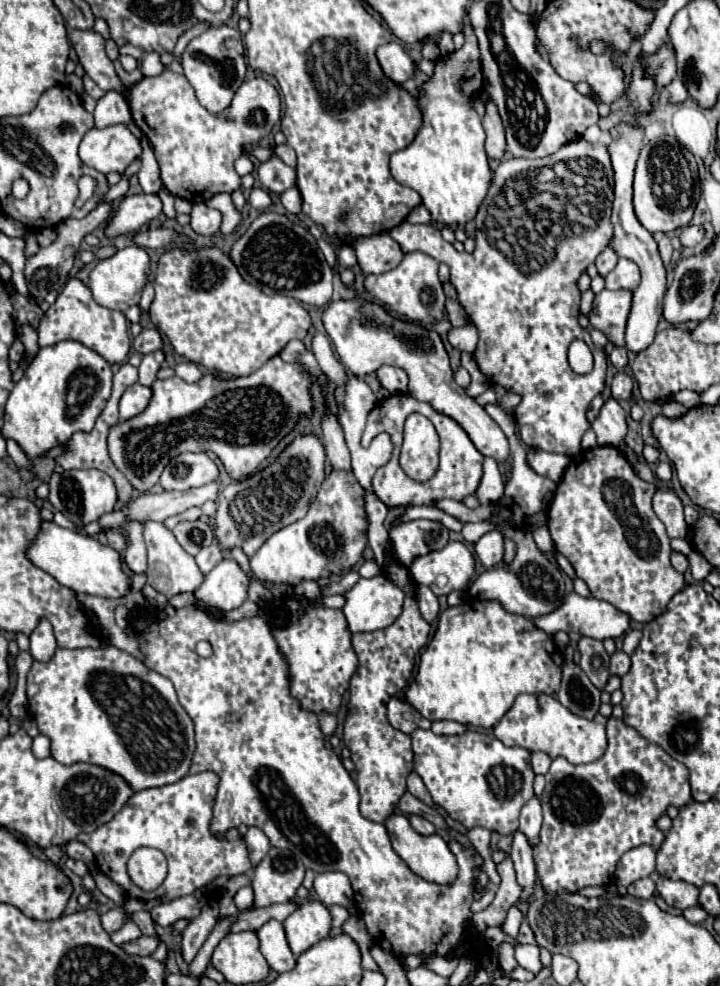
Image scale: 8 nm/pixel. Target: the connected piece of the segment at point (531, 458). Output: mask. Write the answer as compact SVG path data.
M529 450L527 452L527 464L541 476L551 478L553 482L561 480L561 474L565 472L565 466L569 464L567 456L551 454L543 450Z

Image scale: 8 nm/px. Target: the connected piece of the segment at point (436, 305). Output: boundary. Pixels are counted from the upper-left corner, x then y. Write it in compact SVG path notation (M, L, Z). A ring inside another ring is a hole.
M411 252L405 254L405 258L399 262L395 270L389 270L379 276L367 276L365 288L375 296L377 302L381 302L393 314L405 316L413 322L433 324L437 320L443 320L445 312L445 294L437 276L437 268L439 264L431 256L423 252Z

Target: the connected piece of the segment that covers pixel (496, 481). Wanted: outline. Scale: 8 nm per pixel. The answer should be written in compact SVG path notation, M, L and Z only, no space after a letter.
M485 458L485 464L483 464L483 480L481 480L481 486L477 490L477 498L481 504L495 504L501 494L503 494L503 478L499 474L499 468L497 468L497 462L493 458Z

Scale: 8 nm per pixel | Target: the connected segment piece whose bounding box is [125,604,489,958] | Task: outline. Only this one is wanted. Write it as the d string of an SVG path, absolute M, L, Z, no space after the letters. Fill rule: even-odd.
M191 604L191 606L185 606L185 608L179 608L175 616L159 616L157 610L151 610L151 608L143 608L147 618L149 618L149 624L143 628L143 630L135 630L131 624L125 628L125 634L127 636L133 636L137 642L139 642L139 648L145 656L145 666L149 666L151 670L163 674L165 678L169 678L173 684L175 684L175 690L177 690L177 696L179 696L179 702L181 706L185 708L185 712L189 714L189 718L193 720L195 724L195 742L197 742L197 748L195 748L195 754L193 754L193 762L191 762L191 768L189 772L191 774L199 774L199 772L205 772L205 770L211 770L219 776L219 790L217 790L217 798L215 798L215 806L213 806L213 820L211 820L211 834L215 838L223 838L225 832L233 826L257 826L261 828L269 842L275 846L275 848L281 848L281 850L291 850L303 864L305 868L311 868L313 872L329 872L329 870L339 870L339 872L345 872L351 880L351 886L353 886L353 892L355 892L355 904L359 906L359 914L361 918L365 920L367 924L367 930L371 932L371 938L389 954L393 954L395 958L399 956L409 956L409 954L425 954L425 956L447 956L447 954L457 954L457 956L475 956L475 958L481 958L479 952L485 952L485 942L479 940L479 938L473 938L473 940L461 940L461 934L463 934L463 922L467 918L471 918L471 902L473 902L473 886L477 884L477 888L485 888L489 884L489 878L487 874L483 872L483 862L481 862L481 856L475 852L475 848L461 848L461 844L457 840L451 840L449 842L449 848L453 850L453 854L457 856L457 862L459 862L459 876L455 880L455 884L451 886L441 886L441 884L433 884L433 882L427 882L423 880L421 876L417 876L401 858L399 854L393 850L391 846L391 840L389 840L389 834L387 834L387 828L383 824L377 824L377 822L371 822L367 818L361 816L359 812L359 792L357 792L357 786L355 782L351 780L349 772L343 768L339 756L329 748L325 746L325 736L323 732L319 730L319 720L313 712L307 712L299 706L299 702L295 698L289 696L289 674L287 674L287 662L285 658L281 656L279 648L277 648L277 642L273 640L271 636L271 630L267 626L267 622L261 618L261 616L251 616L251 618L243 618L243 620L237 620L237 622L223 622L221 618L215 618L213 614L209 614L201 604ZM201 640L207 640L213 648L213 654L209 658L199 658L197 652L195 652L195 646L197 642Z

